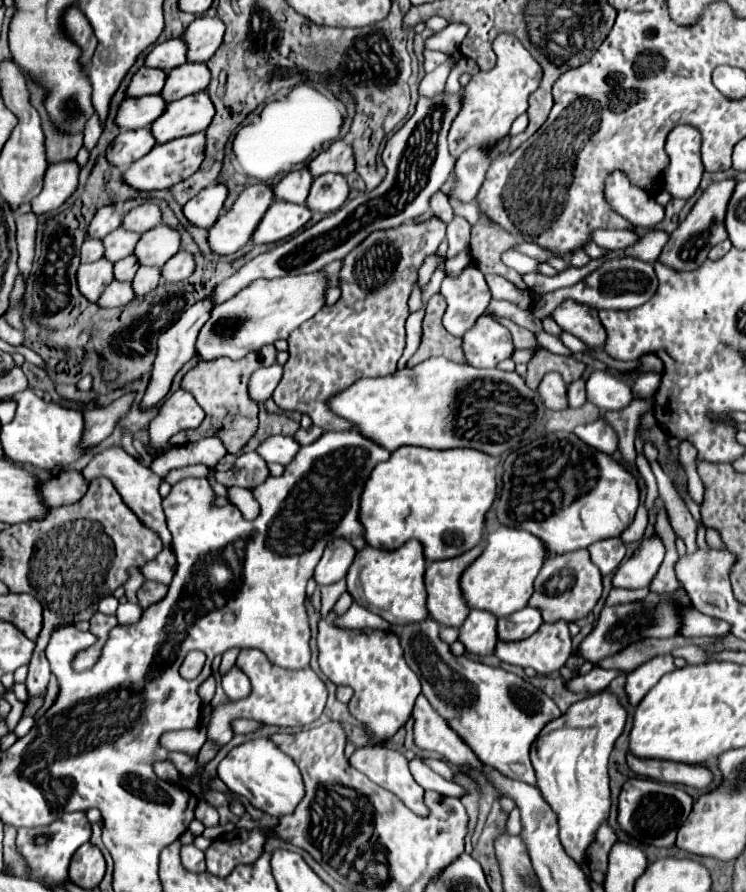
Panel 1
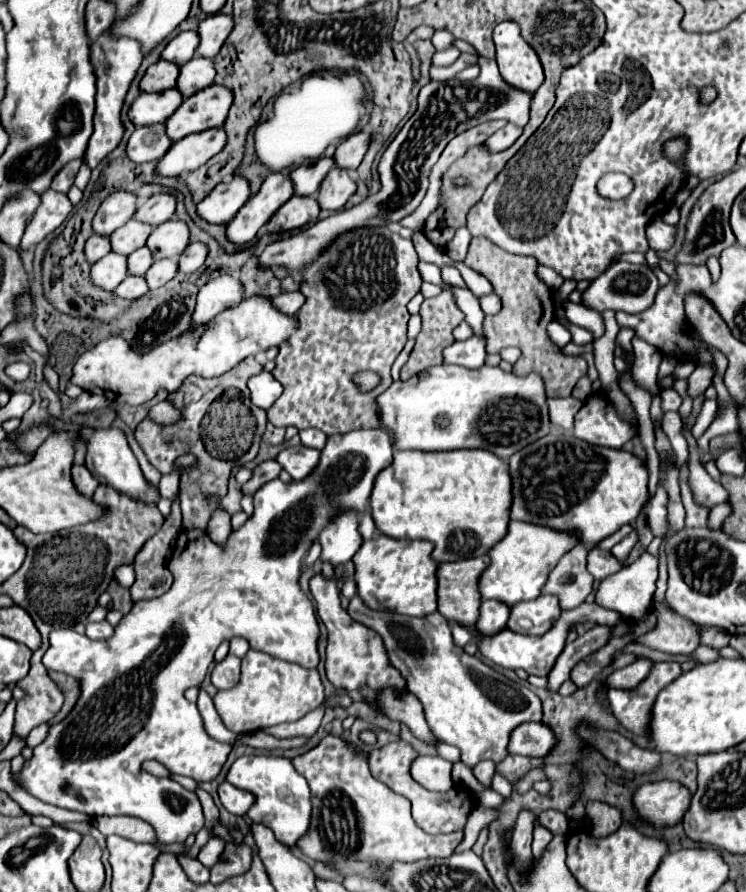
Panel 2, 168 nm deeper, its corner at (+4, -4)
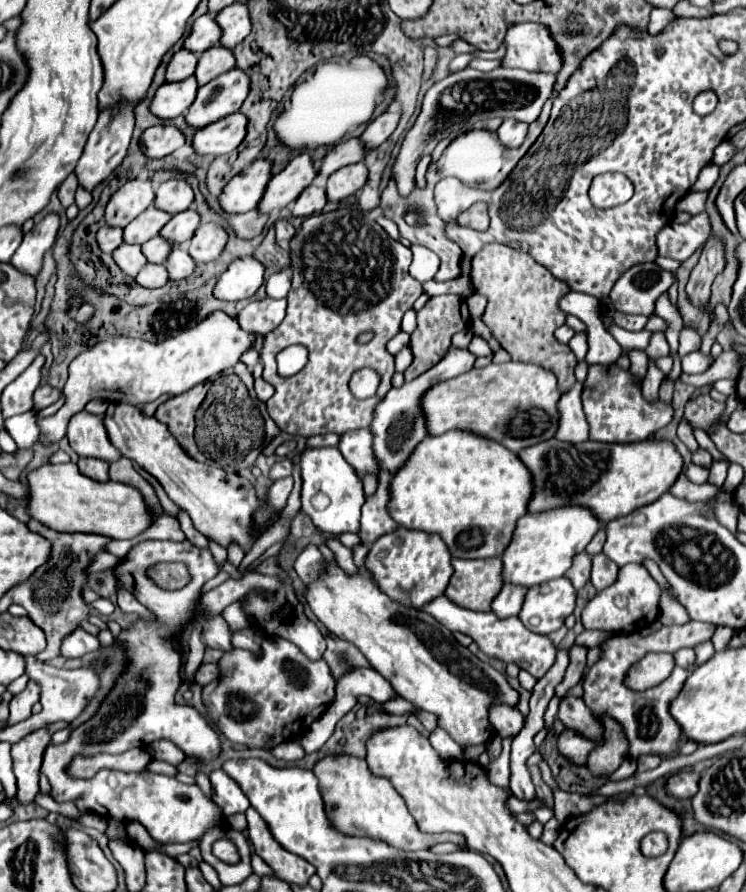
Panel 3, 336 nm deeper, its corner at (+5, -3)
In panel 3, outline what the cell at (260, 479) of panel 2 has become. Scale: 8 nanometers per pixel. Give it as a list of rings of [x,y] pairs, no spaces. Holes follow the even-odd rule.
[[[283,459],[283,461],[279,461],[279,463],[273,465],[273,469],[271,469],[271,479],[289,477],[291,471],[293,471],[293,463],[291,463],[291,459]]]

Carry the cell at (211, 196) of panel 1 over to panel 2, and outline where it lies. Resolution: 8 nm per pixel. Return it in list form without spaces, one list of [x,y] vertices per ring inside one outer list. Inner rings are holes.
[[[234,176],[230,182],[220,182],[204,200],[198,202],[196,212],[210,224],[224,226],[234,218],[242,204],[250,198],[248,180]]]

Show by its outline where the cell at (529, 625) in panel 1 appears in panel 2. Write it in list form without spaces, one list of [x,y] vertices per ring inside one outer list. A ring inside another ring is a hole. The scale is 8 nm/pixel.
[[[540,596],[532,602],[520,602],[510,608],[508,618],[508,630],[528,636],[540,636],[544,634],[552,622],[560,616],[558,598],[554,596]]]

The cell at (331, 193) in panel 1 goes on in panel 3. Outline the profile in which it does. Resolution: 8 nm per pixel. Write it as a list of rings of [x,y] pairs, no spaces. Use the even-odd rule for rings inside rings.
[[[355,163],[355,165],[347,165],[339,171],[335,171],[329,181],[327,181],[327,197],[331,201],[343,201],[349,195],[353,195],[355,191],[359,191],[365,181],[367,181],[367,167],[365,163]]]

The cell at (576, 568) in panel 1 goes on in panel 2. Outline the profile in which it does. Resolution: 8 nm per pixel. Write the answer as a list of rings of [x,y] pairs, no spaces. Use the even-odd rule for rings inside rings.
[[[574,546],[548,574],[548,582],[544,584],[542,594],[556,594],[562,610],[580,606],[592,592],[594,578],[586,570],[586,554],[588,550],[584,546]]]

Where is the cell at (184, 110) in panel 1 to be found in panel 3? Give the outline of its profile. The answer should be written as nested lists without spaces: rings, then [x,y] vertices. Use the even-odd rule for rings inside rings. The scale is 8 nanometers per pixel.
[[[229,69],[227,73],[211,79],[197,93],[195,103],[189,107],[185,119],[195,129],[201,129],[213,121],[219,121],[241,109],[247,93],[251,89],[251,79],[241,69]]]

